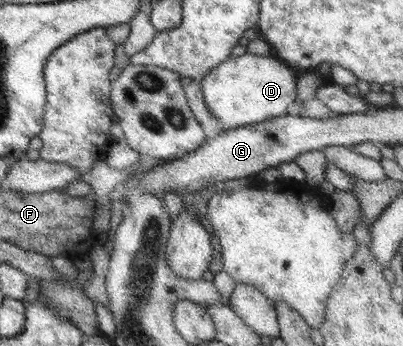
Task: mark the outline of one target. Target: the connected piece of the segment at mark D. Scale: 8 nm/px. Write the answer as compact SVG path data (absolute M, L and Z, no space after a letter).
M245 54L237 58L227 58L219 67L215 67L207 77L201 80L205 102L212 115L222 124L225 131L237 127L249 126L275 117L289 114L288 108L296 102L299 75L277 57Z

